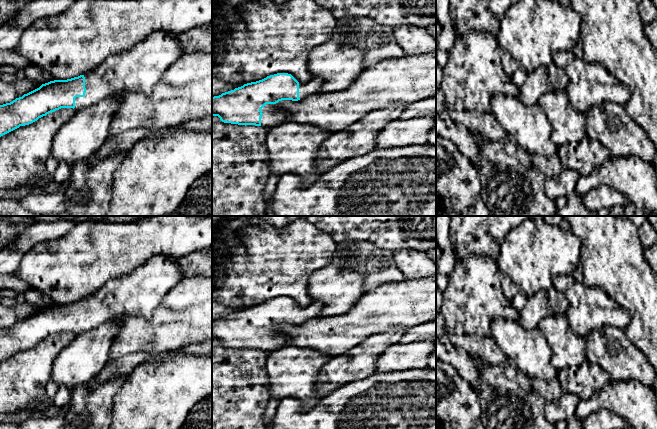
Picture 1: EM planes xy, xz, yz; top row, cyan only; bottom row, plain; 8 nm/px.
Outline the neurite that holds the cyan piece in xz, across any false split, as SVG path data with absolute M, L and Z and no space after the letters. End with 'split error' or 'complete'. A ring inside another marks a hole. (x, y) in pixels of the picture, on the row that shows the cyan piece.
M277 73L212 97L212 116L218 116L224 123L270 129L290 117L276 105L279 101L298 101L321 94L322 85L320 78L299 83L291 74Z; split error

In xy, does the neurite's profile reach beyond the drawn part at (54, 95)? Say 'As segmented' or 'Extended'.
Extended

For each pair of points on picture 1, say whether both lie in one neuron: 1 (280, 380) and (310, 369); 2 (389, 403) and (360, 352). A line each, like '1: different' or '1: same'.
1: same
2: different

